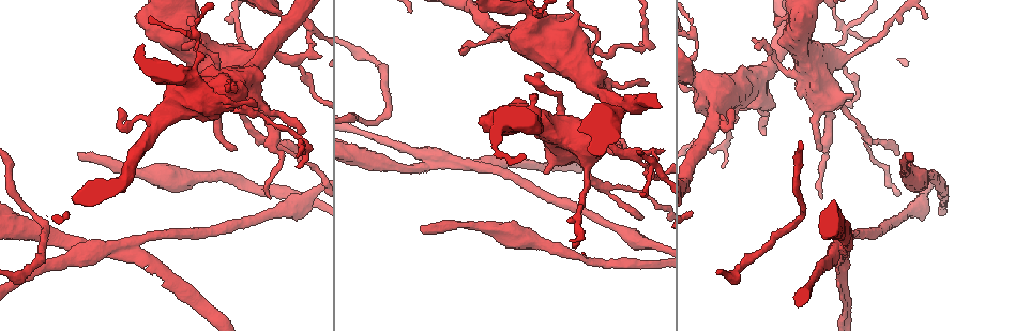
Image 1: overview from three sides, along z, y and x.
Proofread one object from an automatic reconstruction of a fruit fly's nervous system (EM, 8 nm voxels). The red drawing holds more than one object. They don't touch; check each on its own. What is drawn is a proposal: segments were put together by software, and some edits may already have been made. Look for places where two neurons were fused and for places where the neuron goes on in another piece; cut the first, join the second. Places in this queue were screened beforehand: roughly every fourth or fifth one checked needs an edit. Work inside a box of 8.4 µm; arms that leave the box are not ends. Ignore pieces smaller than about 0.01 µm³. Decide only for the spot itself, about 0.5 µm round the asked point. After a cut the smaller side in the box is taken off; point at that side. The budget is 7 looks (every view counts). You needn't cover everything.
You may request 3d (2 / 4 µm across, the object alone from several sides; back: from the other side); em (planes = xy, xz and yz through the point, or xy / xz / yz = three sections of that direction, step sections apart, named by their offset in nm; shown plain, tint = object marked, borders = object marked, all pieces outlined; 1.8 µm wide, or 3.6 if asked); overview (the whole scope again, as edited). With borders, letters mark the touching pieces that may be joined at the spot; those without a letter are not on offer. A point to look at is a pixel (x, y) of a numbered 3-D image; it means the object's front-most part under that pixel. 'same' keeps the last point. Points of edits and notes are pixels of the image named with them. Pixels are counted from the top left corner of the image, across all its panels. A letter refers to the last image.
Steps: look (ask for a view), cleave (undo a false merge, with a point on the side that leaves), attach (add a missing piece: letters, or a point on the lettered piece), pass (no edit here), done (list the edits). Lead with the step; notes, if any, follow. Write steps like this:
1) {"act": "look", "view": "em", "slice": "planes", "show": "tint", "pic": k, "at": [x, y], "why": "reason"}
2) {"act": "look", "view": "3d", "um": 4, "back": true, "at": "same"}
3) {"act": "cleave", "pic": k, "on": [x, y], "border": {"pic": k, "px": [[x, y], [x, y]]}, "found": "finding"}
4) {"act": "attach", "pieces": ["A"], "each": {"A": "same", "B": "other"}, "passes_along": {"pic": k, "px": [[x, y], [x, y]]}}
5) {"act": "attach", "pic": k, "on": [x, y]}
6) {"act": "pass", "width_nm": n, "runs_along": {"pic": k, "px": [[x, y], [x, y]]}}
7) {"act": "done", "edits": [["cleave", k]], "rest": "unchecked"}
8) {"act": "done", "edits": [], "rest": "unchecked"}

{"act": "look", "view": "em", "um": 3.6, "slice": "xz", "step": 4, "show": "tint", "pic": 1, "at": [159, 123], "why": "thin neck"}

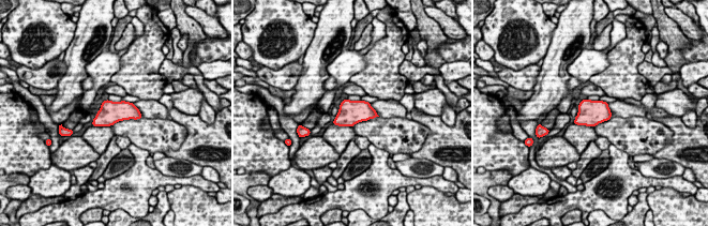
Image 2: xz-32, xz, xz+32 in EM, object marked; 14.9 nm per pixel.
{"act": "look", "view": "em", "um": 3.6, "slice": "xz", "step": 4, "show": "borders", "at": "same"}

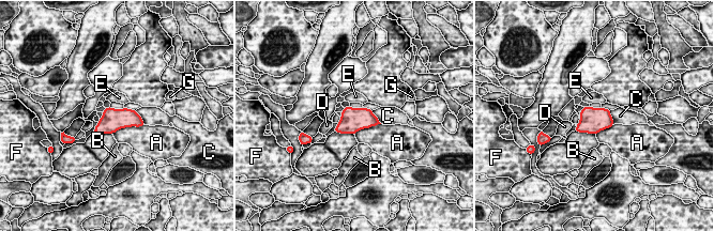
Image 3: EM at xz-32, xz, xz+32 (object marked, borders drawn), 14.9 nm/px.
{"act": "pass", "each": {"A": "other", "B": "other", "C": "other", "D": "other", "E": "other", "F": "other", "G": "other"}, "border": {"pic": 3, "px": [[143, 124], [121, 127], [112, 134]]}, "found": "continuous, no second neuron"}

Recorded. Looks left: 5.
{"act": "look", "view": "3d", "um": 4, "pic": 1, "at": [251, 111], "why": "sudden change in width"}

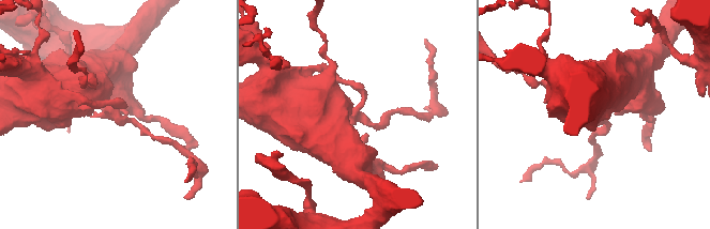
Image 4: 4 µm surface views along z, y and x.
{"act": "look", "view": "em", "slice": "planes", "show": "plain", "pic": 4, "at": [355, 117], "why": "now the EM"}

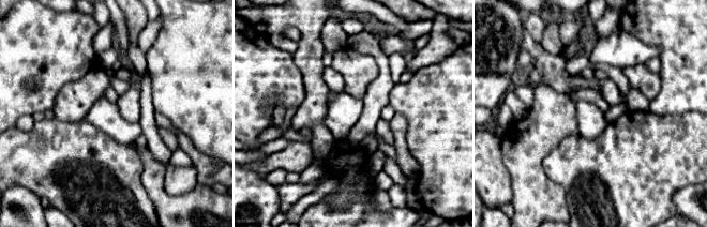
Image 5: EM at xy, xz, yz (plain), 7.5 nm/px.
{"act": "look", "view": "em", "slice": "planes", "show": "borders", "at": "same"}

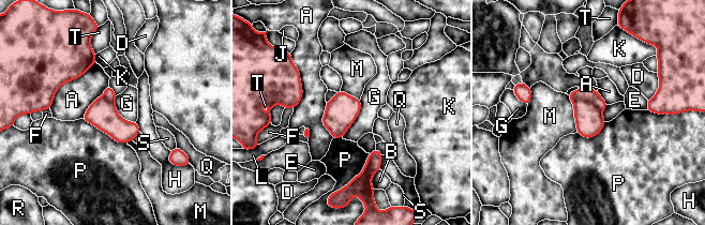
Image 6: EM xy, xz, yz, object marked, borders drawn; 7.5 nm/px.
{"act": "cleave", "pic": 6, "on": [586, 93], "longest_contact_nm": ["A", 500], "each": {"A": "other", "B": "other", "D": "other", "E": "other", "F": "other", "G": "other", "H": "other", "J": "other", "K": "other", "L": "other", "M": "other", "P": "other", "Q": "other", "R": "other", "S": "other", "T": "other"}, "found": "a second neuron is stuck on"}

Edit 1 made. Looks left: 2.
{"act": "done", "edits": [["cleave", 6]], "rest": "unchecked"}

